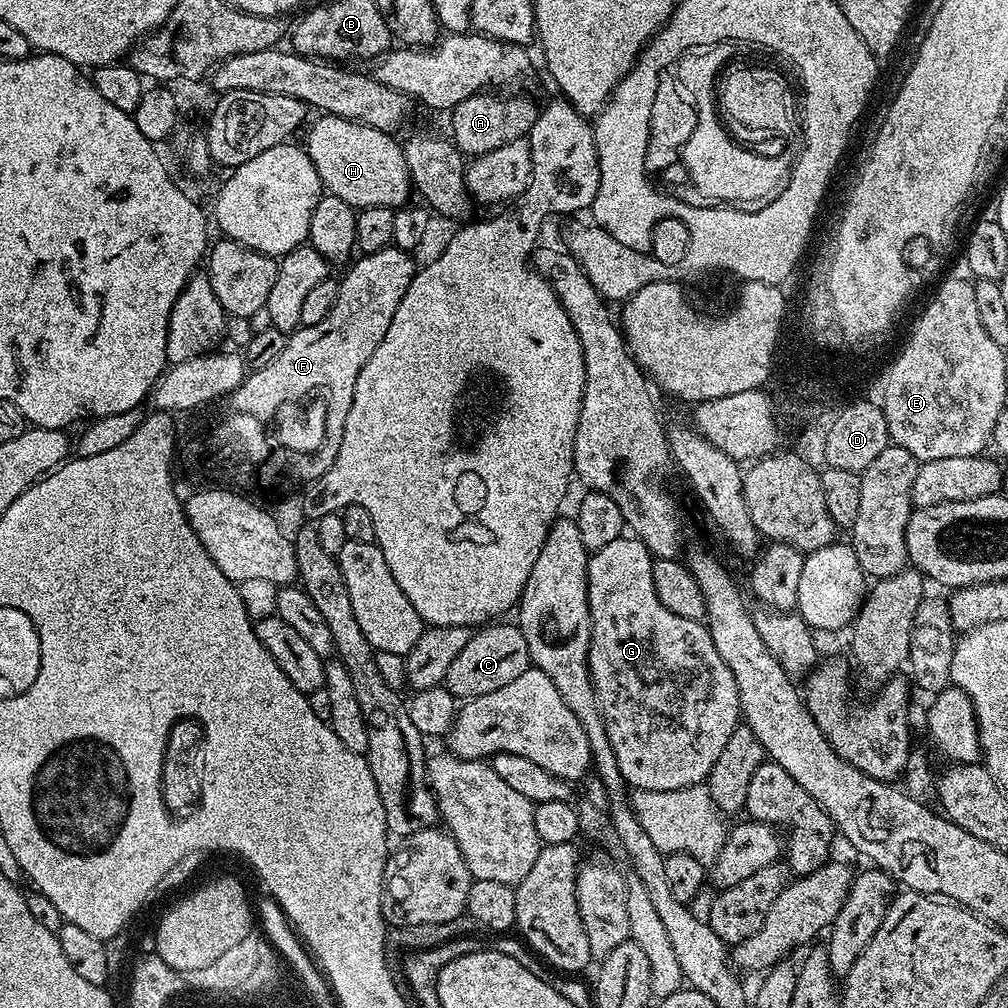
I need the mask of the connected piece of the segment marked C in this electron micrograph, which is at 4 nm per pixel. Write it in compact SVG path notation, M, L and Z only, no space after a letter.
M489 622L473 631L470 642L459 651L454 658L450 670L447 671L444 686L460 702L478 698L482 694L491 694L501 686L507 686L518 678L530 666L526 638L522 630L515 624L500 624L504 622Z

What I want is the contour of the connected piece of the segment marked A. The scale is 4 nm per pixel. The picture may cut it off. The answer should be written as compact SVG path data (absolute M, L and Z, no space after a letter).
M492 94L471 96L450 109L450 116L452 116L450 139L465 157L484 156L488 152L498 150L498 146L525 139L536 121L538 104L535 104L530 97L488 95Z

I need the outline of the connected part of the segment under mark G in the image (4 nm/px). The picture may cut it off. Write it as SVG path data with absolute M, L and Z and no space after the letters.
M621 538L610 542L610 546L602 546L602 550L591 553L588 558L588 606L589 620L592 623L592 637L589 642L588 666L586 674L592 680L594 698L598 702L598 710L602 714L602 722L606 726L606 738L610 738L610 746L614 750L614 758L618 758L618 770L622 770L622 778L629 789L642 791L674 791L695 784L704 784L710 770L714 770L714 762L718 762L726 738L741 723L740 703L738 702L738 686L734 686L734 674L714 650L714 642L710 638L707 627L699 620L682 618L666 606L658 598L654 590L652 577L653 555L641 540L635 538Z

